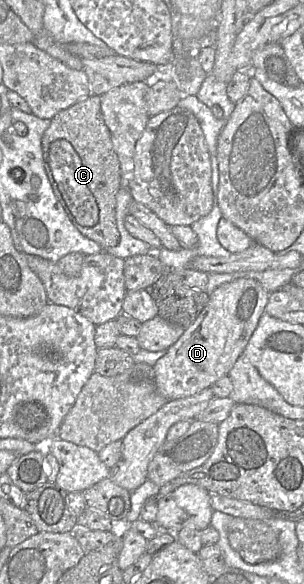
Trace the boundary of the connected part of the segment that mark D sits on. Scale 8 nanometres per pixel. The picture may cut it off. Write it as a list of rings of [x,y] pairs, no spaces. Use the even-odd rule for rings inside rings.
[[[239,278],[222,284],[209,294],[208,302],[196,320],[183,335],[169,348],[163,357],[153,365],[158,392],[168,401],[189,397],[210,388],[220,378],[229,374],[239,357],[242,356],[258,322],[265,312],[269,292],[259,283],[248,278]]]

